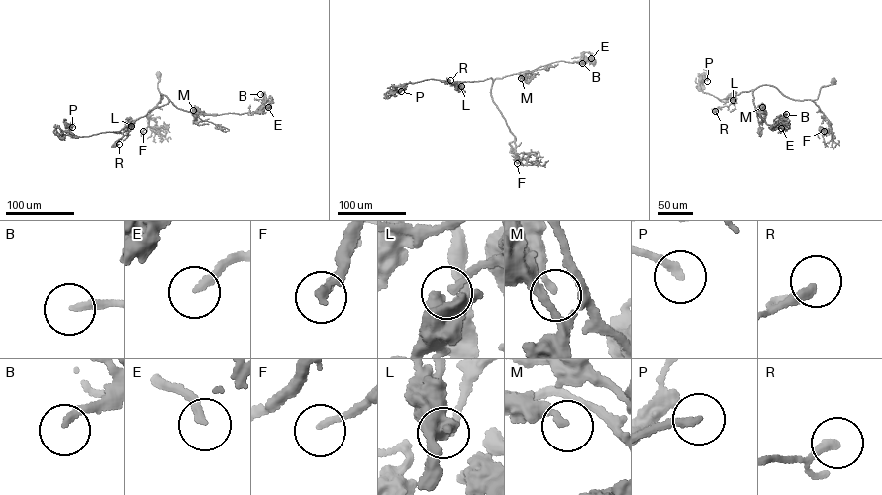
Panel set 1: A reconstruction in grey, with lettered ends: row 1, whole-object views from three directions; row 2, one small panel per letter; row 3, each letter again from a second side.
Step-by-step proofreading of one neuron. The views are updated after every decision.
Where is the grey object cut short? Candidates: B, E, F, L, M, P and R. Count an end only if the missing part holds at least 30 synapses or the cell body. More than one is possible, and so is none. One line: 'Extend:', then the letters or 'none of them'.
Extend: B, E, P

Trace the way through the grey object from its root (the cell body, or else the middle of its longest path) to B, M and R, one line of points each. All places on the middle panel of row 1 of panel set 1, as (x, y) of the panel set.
B: (511, 150), (509, 143), (515, 137), (493, 100), (493, 80), (556, 62), (584, 61), (585, 56), (582, 63)
M: (511, 150), (509, 143), (515, 137), (493, 100), (491, 89), (496, 78), (519, 72), (521, 78)
R: (511, 150), (509, 143), (515, 137), (493, 100), (491, 78), (459, 82), (458, 88), (447, 83), (450, 80)

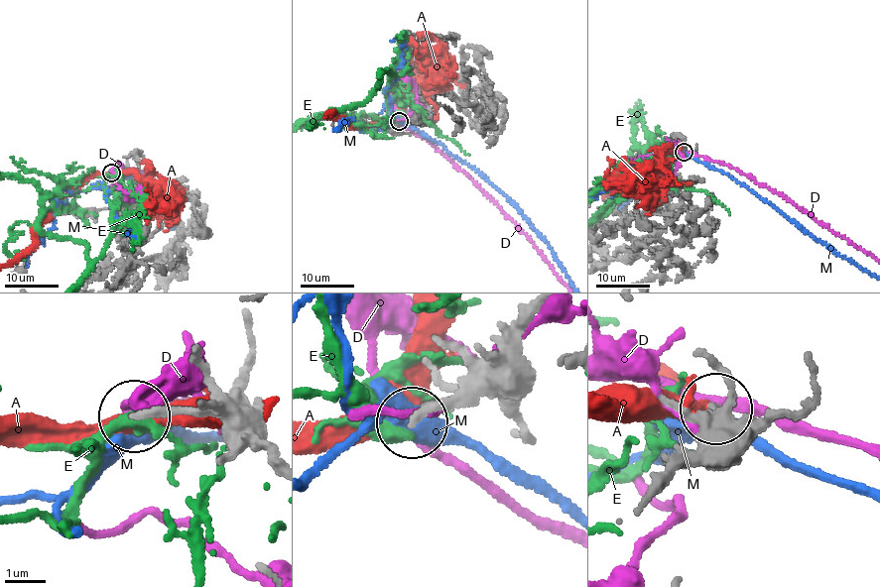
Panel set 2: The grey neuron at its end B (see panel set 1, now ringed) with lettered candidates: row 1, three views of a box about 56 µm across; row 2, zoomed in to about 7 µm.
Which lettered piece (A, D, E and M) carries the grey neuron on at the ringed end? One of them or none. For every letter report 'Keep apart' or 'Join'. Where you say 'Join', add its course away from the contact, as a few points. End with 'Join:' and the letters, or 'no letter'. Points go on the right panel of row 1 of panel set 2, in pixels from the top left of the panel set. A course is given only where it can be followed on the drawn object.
A: Keep apart
D: Keep apart
E: Keep apart
M: Keep apart
Join: no letter

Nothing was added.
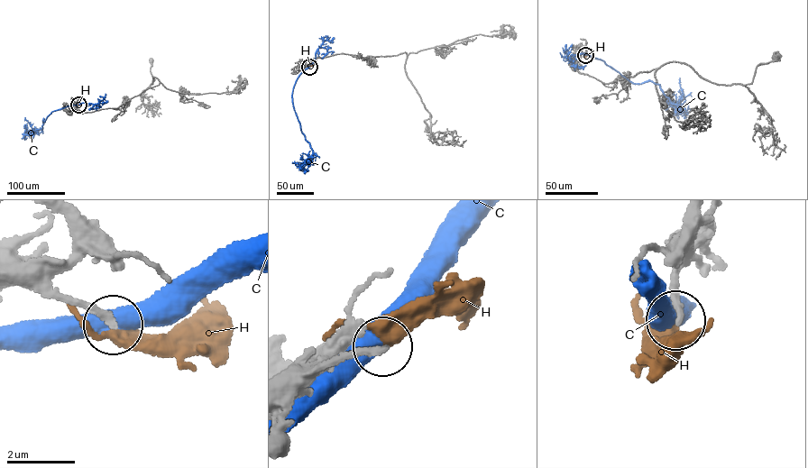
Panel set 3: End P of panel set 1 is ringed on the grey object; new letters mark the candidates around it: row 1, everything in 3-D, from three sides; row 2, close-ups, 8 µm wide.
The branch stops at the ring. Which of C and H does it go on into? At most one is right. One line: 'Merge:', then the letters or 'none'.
Merge: H

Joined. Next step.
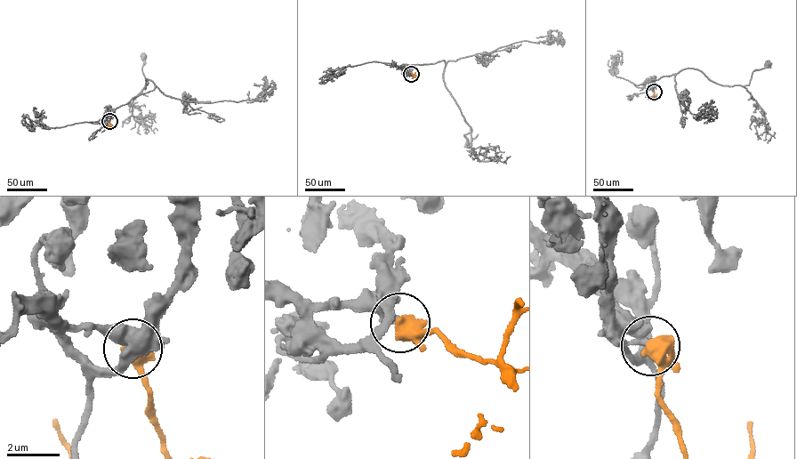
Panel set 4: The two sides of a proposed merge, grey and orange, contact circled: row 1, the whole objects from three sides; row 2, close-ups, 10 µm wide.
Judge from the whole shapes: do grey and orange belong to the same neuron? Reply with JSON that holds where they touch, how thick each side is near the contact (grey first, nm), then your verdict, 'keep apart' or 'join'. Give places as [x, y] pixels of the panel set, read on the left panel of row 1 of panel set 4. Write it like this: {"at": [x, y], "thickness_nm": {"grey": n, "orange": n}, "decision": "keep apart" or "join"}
{"at": [109, 121], "thickness_nm": {"grey": 320, "orange": 550}, "decision": "join"}

